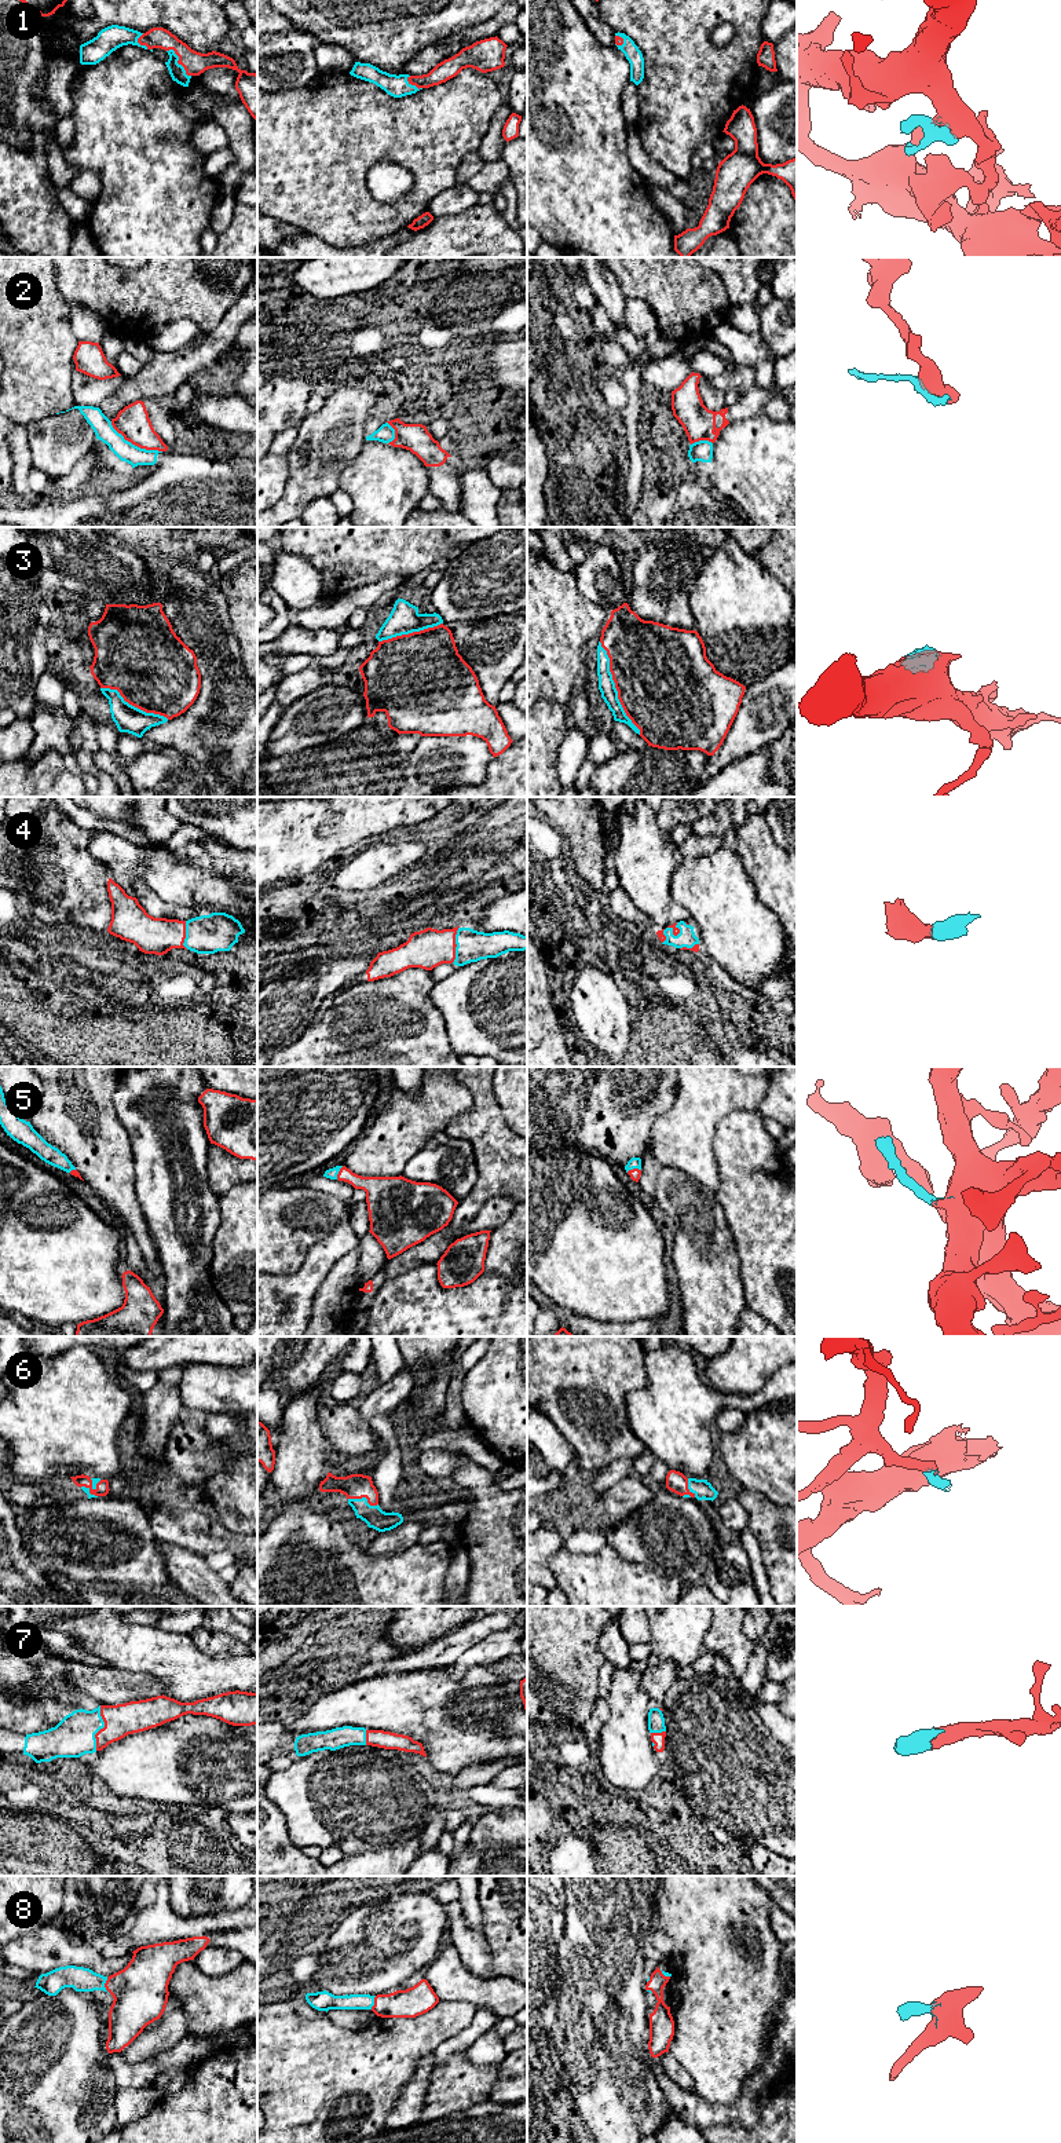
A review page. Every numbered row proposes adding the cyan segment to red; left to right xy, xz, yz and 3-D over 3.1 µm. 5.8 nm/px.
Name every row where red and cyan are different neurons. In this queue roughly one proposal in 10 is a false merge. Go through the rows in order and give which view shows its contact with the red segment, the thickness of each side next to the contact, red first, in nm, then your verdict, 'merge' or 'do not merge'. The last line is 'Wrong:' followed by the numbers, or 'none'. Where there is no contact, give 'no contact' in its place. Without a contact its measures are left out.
1: xy | 140/90 nm | merge
2: xy | 190/120 nm | do not merge
3: yz | 500/100 nm | merge
4: xz | 220/190 nm | merge
5: yz | 70/60 nm | merge
6: xz | 140/120 nm | merge
7: xy | 190/240 nm | merge
8: xy | 320/140 nm | merge
Wrong: 2

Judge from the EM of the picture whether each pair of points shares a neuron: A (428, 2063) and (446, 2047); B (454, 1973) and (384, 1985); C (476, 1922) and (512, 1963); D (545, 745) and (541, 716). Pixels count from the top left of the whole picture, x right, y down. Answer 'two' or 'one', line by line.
A: two
B: two
C: two
D: one

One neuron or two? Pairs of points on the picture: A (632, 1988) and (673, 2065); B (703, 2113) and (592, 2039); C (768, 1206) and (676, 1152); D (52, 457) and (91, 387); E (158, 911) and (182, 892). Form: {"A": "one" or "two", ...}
{"A": "two", "B": "one", "C": "two", "D": "two", "E": "two"}

